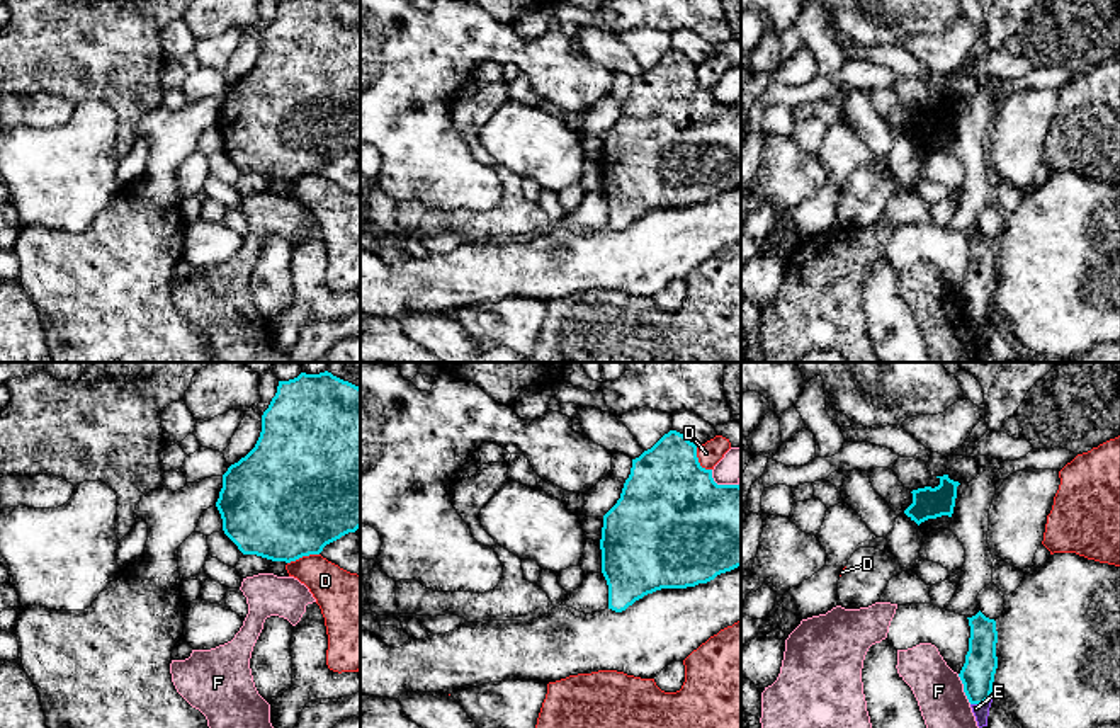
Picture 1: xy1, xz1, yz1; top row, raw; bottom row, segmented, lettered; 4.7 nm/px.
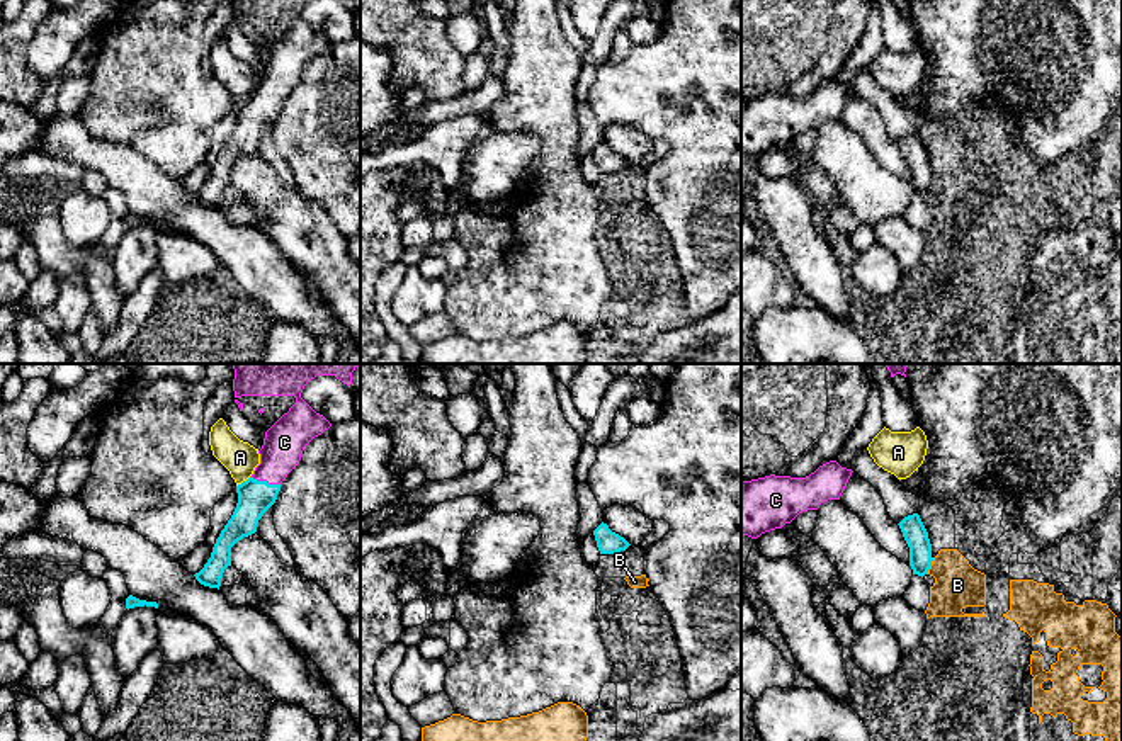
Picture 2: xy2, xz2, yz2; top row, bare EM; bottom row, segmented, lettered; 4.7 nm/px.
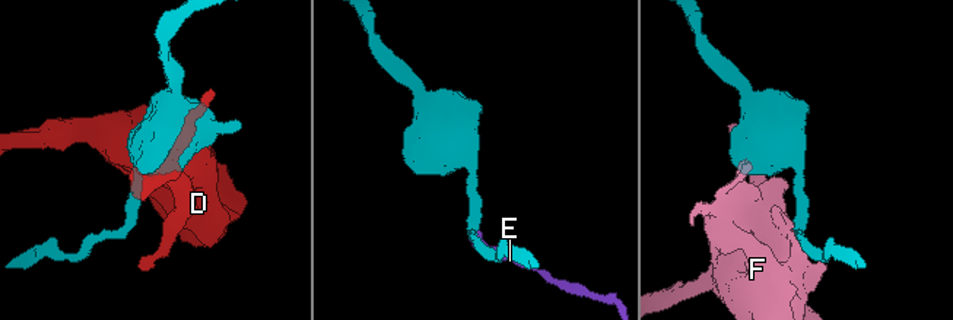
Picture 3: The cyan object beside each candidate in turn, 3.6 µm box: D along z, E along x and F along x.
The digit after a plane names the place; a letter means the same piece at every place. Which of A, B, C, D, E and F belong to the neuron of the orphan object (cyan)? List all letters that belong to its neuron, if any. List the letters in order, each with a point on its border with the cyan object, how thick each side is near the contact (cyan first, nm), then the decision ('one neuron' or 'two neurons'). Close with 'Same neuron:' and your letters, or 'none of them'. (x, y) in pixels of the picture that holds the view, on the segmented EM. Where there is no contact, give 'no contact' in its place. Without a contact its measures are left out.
A: meets cyan in xy2 at (243, 481); 160 nm thick on the cyan side, 160 nm on the other; two neurons
B: meets cyan in yz2 at (930, 565); 120 nm thick on the cyan side, 220 nm on the other; two neurons
C: meets cyan in xy2 at (266, 481); 160 nm thick on the cyan side, 190 nm on the other; one neuron
D: meets cyan in xy1 at (303, 555); 500 nm thick on the cyan side, 220 nm on the other; two neurons
E: meets cyan in yz1 at (979, 703); 160 nm thick on the cyan side, 80 nm on the other; two neurons
F: meets cyan in yz1 at (964, 689); 160 nm thick on the cyan side, 220 nm on the other; two neurons
Same neuron: C

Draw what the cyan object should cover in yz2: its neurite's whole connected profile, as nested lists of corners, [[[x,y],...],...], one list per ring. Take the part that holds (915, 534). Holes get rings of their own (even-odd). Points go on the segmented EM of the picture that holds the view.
[[[918,513],[904,517],[899,523],[910,547],[910,566],[913,574],[925,576],[932,566],[932,544]]]

